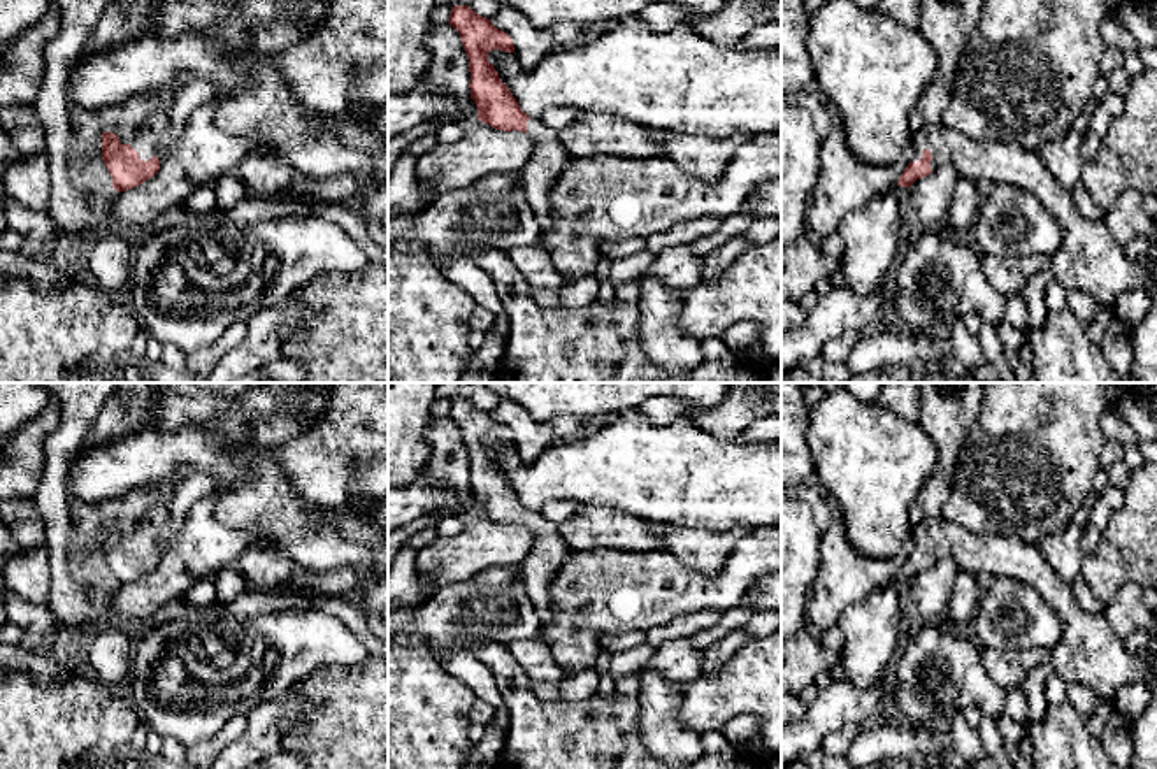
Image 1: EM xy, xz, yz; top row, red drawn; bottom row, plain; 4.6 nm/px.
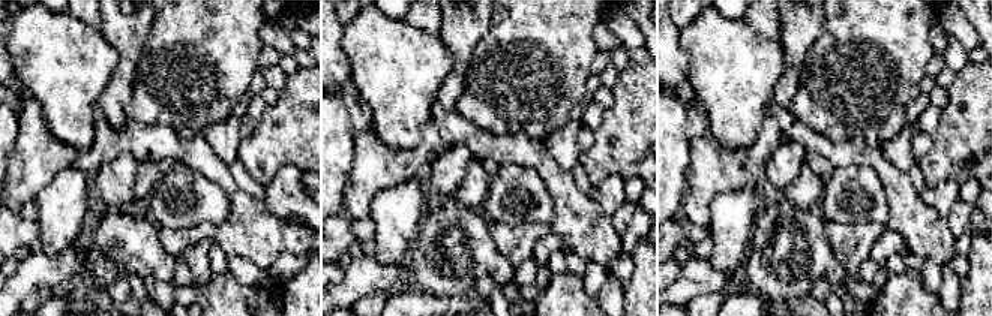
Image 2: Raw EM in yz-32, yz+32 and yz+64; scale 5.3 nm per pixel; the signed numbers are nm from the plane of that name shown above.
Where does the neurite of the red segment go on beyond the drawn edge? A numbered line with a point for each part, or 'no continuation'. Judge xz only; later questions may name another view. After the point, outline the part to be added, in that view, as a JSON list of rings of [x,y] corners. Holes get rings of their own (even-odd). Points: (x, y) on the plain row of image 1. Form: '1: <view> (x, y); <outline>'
1: xz (546, 555); [[[539,511],[527,514],[527,527],[532,532],[534,543],[518,567],[521,572],[520,579],[537,609],[539,622],[548,623],[551,622],[550,585],[562,567],[569,548],[558,532],[558,525],[546,520]]]

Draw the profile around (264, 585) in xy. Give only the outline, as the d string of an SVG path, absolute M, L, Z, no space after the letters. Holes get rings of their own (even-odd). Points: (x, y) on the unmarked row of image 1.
M256 543L241 555L237 565L248 581L248 588L260 592L291 588L323 597L346 597L353 595L362 583L351 567L314 572L300 567L283 553Z

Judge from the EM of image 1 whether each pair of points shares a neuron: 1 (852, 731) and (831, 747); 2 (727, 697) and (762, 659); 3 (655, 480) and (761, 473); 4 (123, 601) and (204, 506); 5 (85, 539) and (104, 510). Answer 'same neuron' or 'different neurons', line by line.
1: same neuron
2: same neuron
3: same neuron
4: same neuron
5: same neuron

